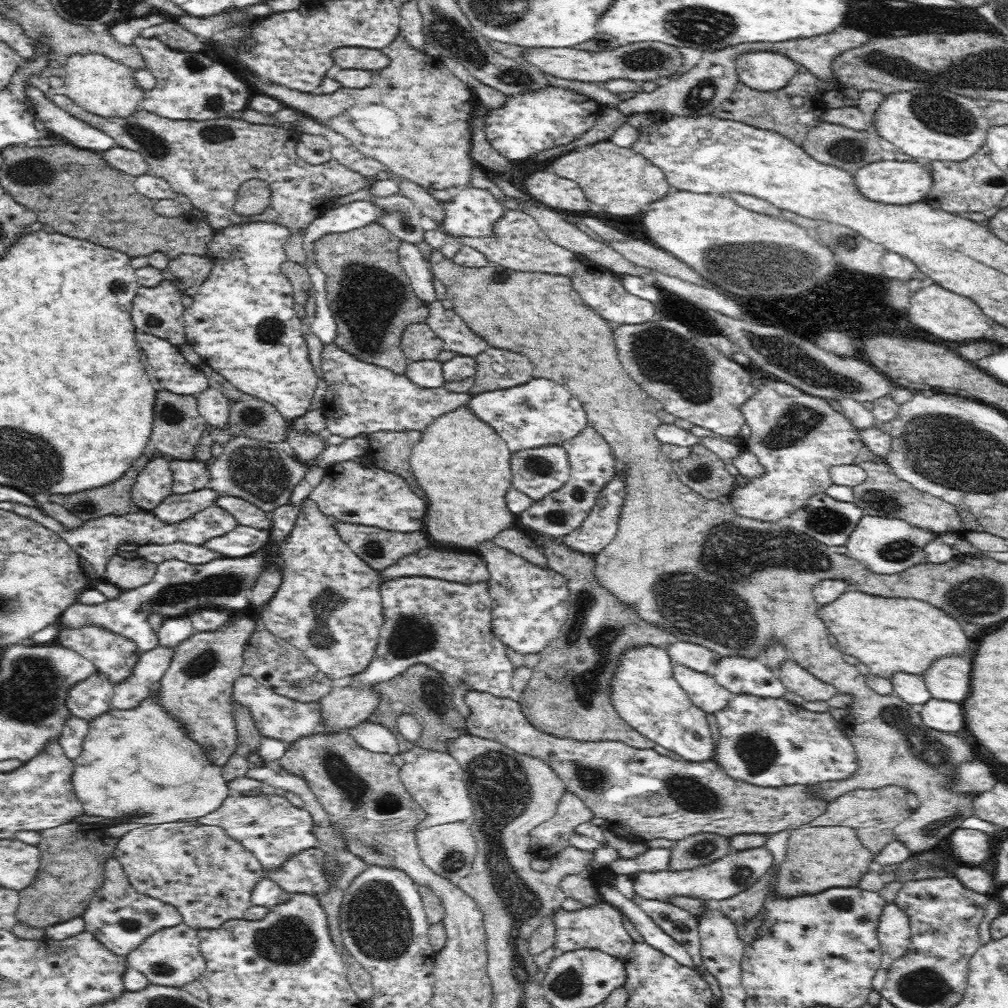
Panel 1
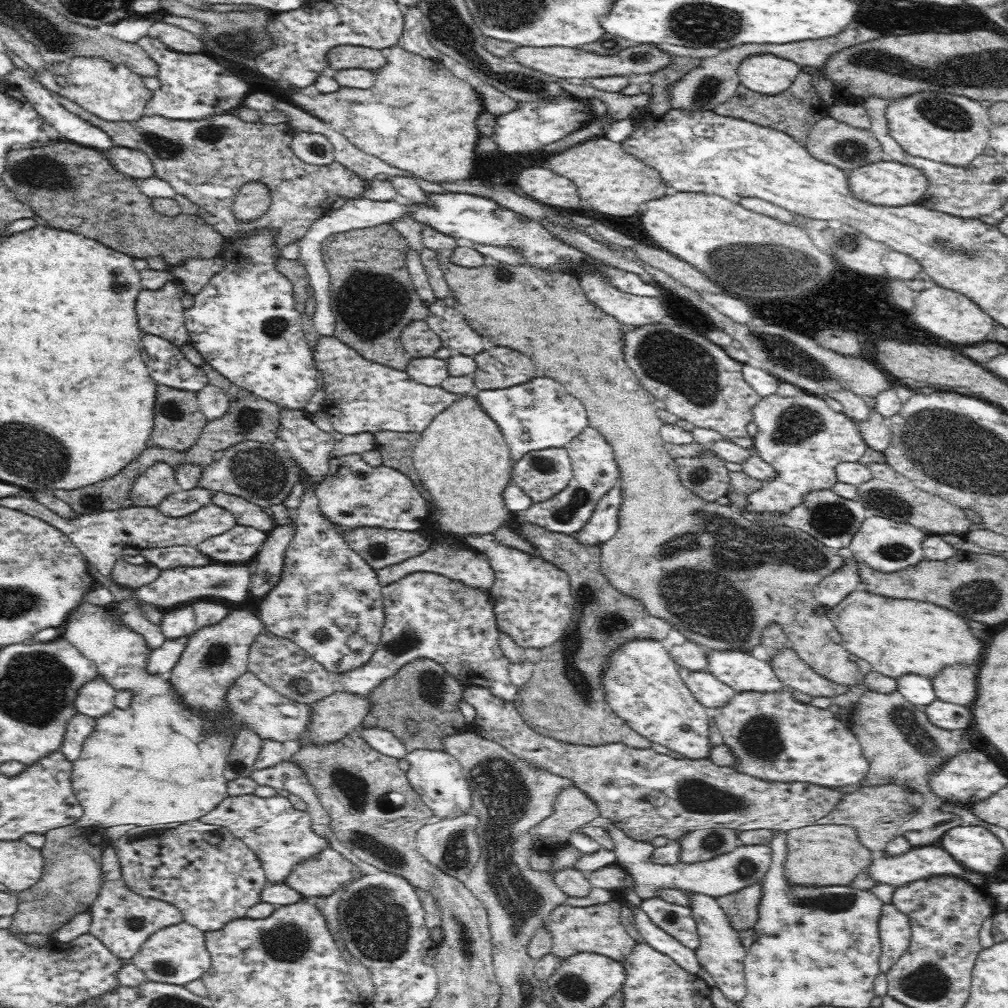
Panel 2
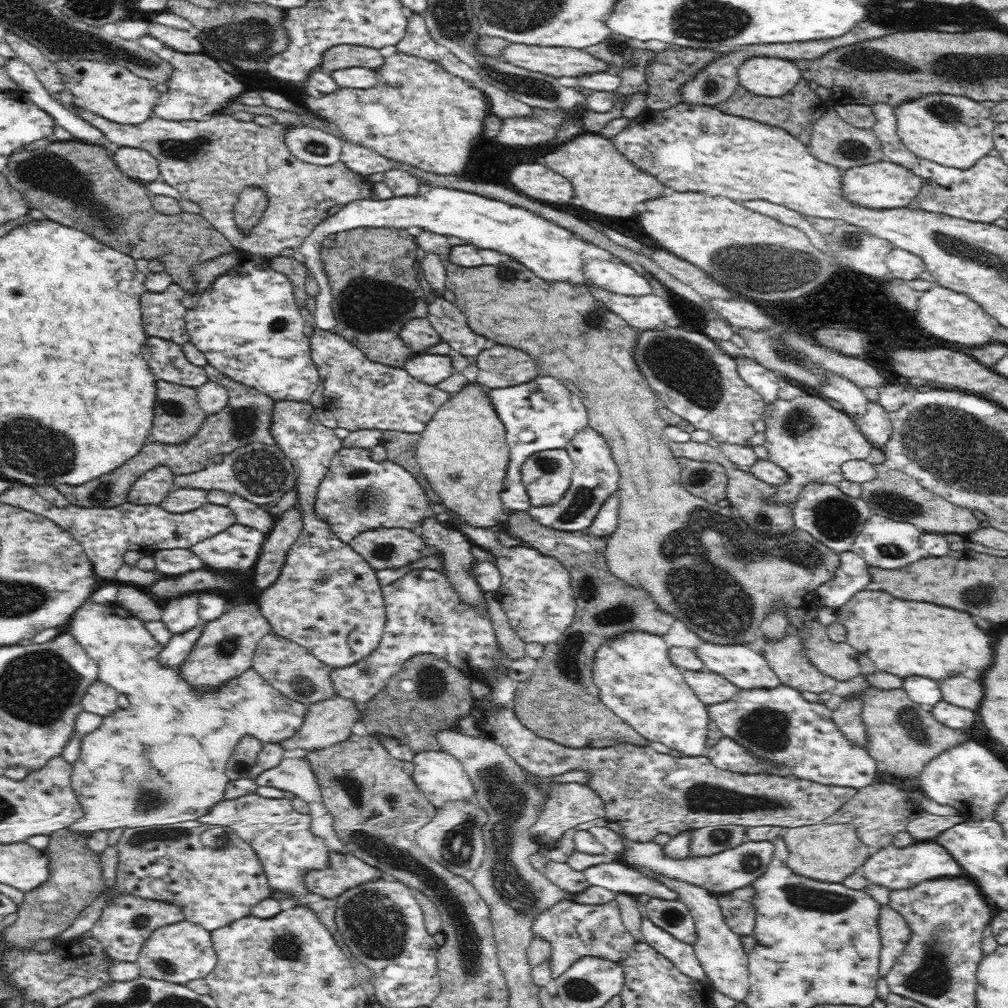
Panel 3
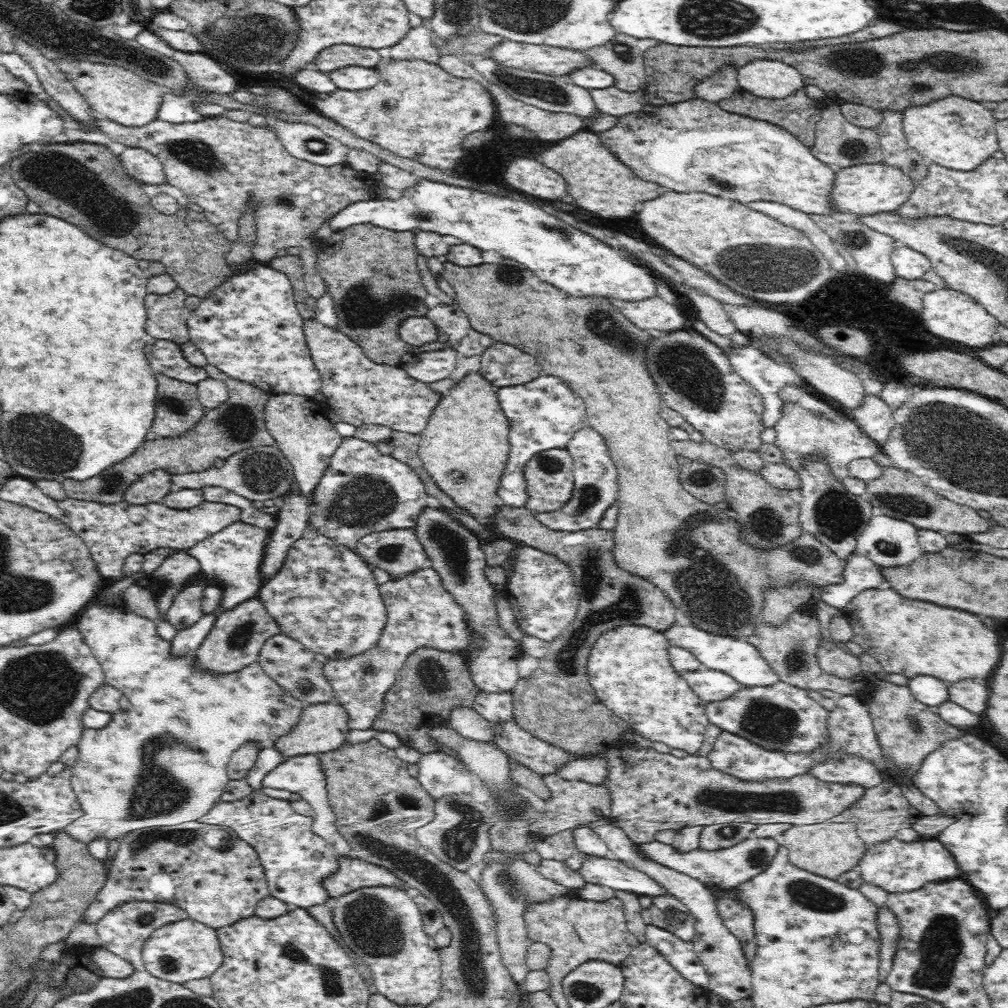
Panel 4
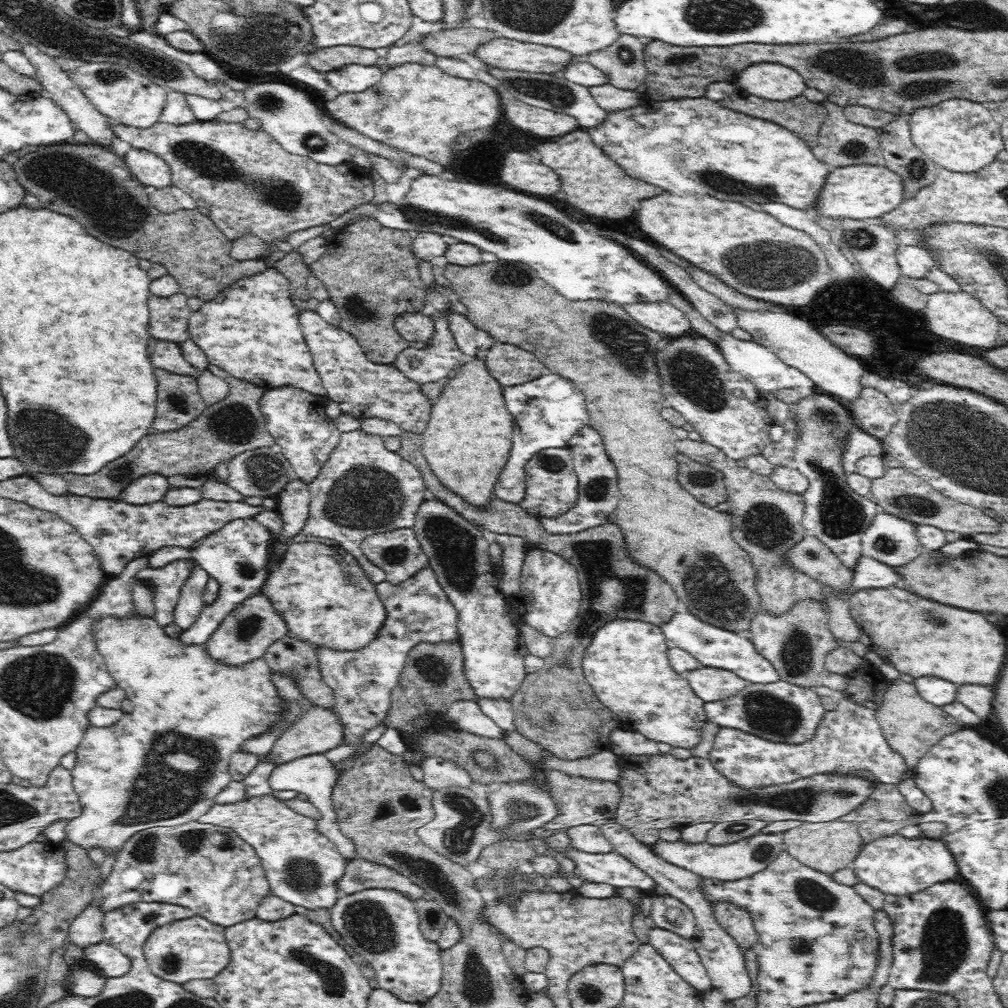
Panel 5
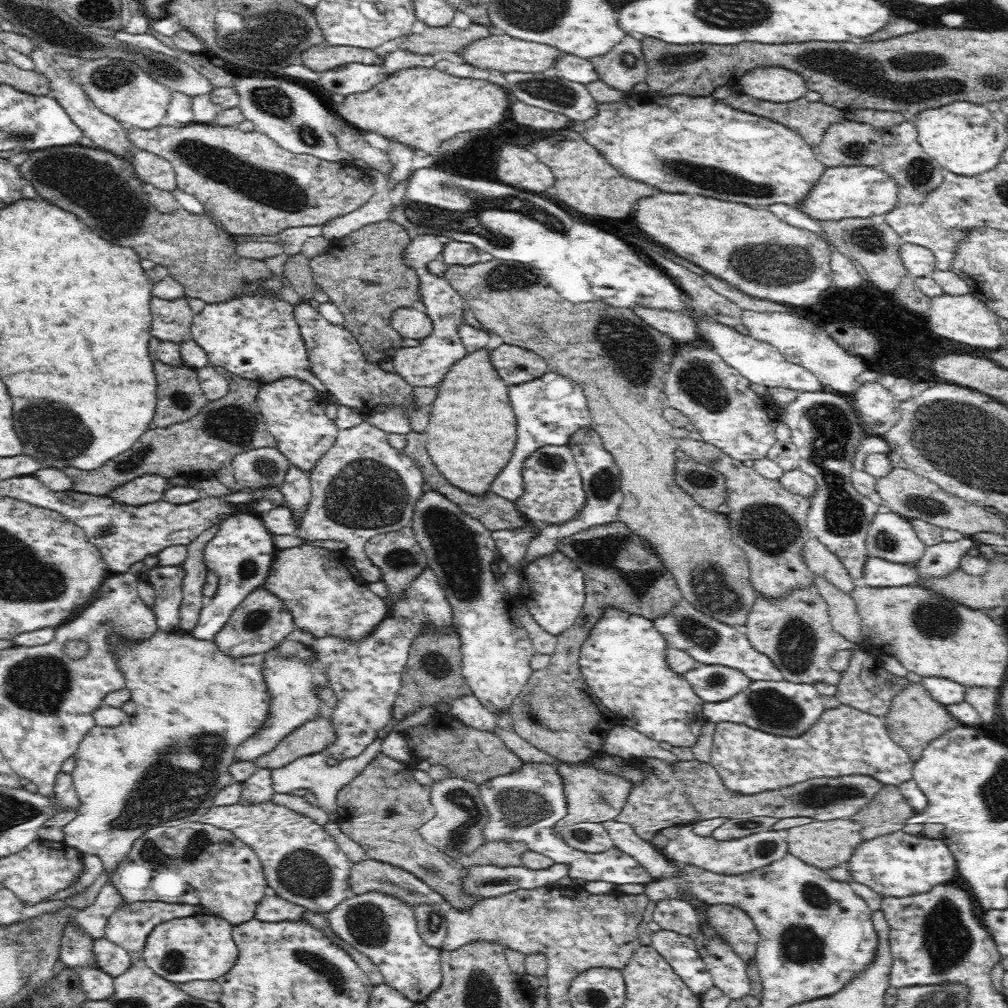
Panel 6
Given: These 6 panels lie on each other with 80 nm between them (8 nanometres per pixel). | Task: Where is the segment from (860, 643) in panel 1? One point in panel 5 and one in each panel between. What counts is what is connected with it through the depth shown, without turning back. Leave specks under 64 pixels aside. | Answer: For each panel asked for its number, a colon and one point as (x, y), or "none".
2: (897, 637)
3: (902, 638)
4: (910, 637)
5: (918, 637)

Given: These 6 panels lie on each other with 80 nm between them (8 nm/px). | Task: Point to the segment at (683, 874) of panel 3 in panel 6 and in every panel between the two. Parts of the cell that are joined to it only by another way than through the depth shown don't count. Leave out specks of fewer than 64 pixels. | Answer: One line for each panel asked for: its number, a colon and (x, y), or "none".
4: (724, 868)
5: (735, 861)
6: (729, 857)

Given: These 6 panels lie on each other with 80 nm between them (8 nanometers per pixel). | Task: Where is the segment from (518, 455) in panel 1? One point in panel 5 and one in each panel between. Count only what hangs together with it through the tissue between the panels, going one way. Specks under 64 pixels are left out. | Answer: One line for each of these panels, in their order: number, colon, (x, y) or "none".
2: (541, 474)
3: (546, 475)
4: (549, 474)
5: (552, 485)

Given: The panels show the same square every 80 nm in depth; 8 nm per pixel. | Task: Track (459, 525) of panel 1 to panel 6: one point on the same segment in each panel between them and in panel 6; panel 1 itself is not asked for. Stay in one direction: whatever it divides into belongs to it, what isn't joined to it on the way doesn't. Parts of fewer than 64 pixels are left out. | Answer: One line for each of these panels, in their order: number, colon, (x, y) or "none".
2: (462, 458)
3: (463, 452)
4: (465, 446)
5: (467, 442)
6: (472, 429)

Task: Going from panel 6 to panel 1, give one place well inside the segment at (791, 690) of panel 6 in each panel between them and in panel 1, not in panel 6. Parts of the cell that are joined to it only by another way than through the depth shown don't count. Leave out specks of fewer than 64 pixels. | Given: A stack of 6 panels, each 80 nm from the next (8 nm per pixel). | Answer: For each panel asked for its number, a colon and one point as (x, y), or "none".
1: (765, 742)
2: (773, 736)
3: (778, 723)
4: (782, 716)
5: (778, 711)

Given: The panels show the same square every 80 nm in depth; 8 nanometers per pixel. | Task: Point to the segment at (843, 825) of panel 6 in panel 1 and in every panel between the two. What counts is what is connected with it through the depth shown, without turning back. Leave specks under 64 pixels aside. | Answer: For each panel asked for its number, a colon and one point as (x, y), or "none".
1: (818, 858)
2: (823, 855)
3: (831, 853)
4: (829, 849)
5: (828, 847)

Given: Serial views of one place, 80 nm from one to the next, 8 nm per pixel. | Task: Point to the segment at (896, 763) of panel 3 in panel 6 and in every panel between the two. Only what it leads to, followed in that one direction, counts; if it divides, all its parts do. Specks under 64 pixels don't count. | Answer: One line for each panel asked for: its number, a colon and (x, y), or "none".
4: (908, 730)
5: (911, 725)
6: (914, 719)

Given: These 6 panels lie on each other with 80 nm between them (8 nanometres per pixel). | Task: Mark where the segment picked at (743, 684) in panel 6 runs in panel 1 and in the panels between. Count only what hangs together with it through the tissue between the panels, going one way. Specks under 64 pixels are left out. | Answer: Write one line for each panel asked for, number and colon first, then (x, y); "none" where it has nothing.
1: (703, 690)
2: (710, 692)
3: (711, 688)
4: (711, 685)
5: (710, 684)

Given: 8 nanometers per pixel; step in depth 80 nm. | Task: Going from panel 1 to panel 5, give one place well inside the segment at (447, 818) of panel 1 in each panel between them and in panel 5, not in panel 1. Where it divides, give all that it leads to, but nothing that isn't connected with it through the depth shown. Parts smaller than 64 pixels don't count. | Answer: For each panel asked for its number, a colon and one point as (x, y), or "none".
2: (437, 777)
3: (441, 778)
4: (439, 774)
5: (439, 773)

